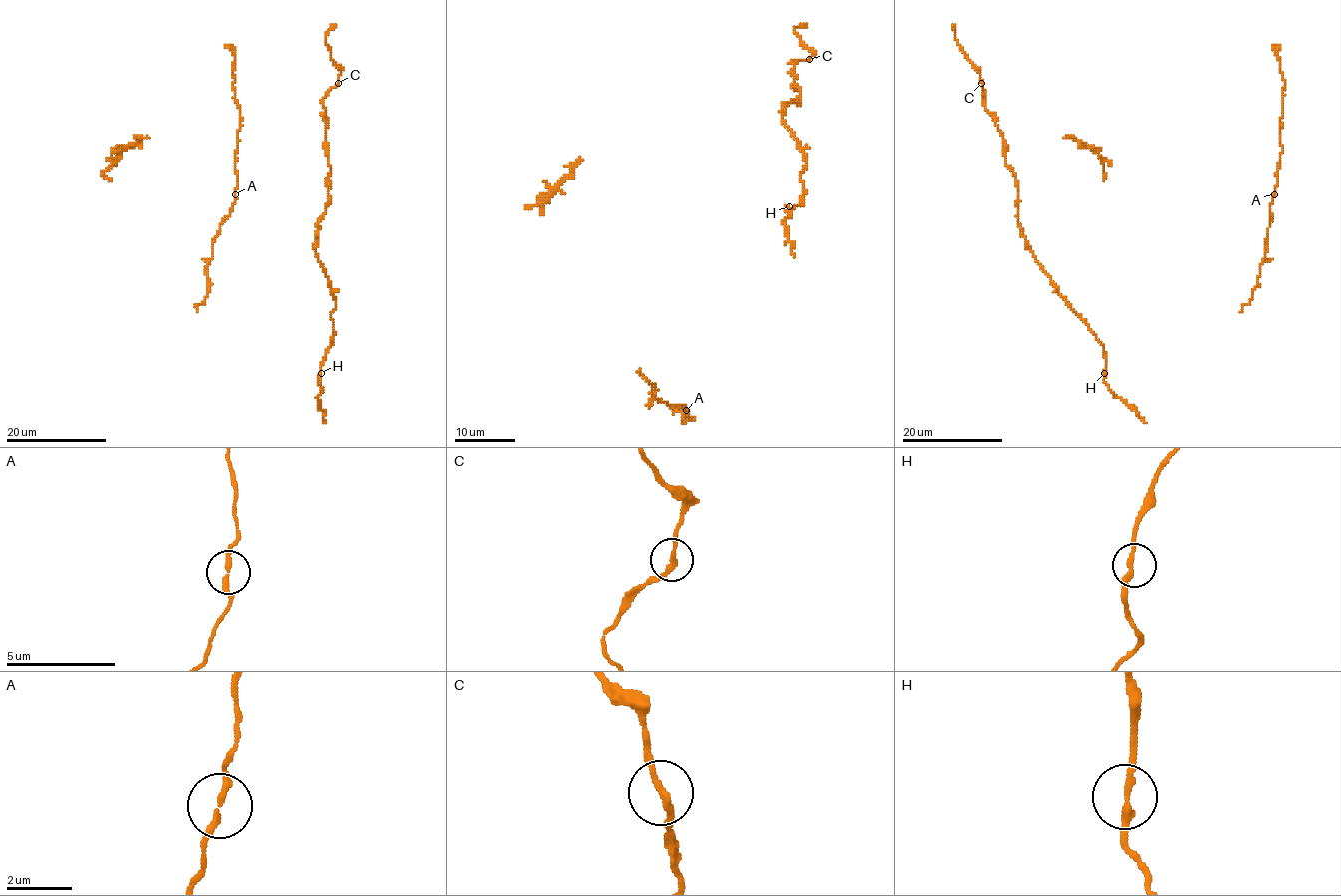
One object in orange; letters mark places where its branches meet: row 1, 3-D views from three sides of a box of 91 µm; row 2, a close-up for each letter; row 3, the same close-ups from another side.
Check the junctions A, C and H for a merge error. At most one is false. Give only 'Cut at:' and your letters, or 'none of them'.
Cut at: none of them

